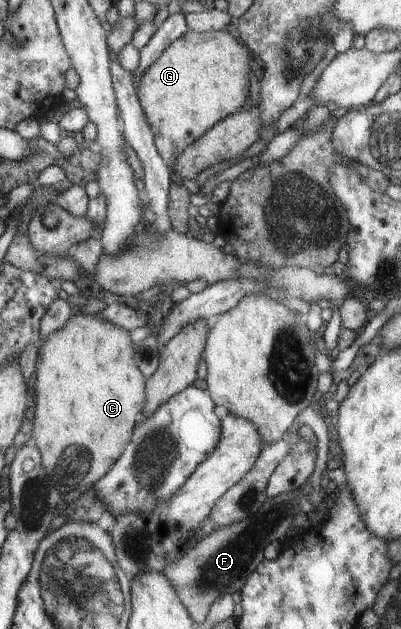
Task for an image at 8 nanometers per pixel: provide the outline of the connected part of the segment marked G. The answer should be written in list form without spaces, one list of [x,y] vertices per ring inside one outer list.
[[[188,29],[173,40],[138,77],[136,96],[153,136],[154,146],[168,167],[175,163],[186,147],[190,147],[216,123],[239,110],[237,106],[243,104],[247,94],[247,72],[247,48],[241,46],[235,38],[231,38],[226,30],[197,33]]]

